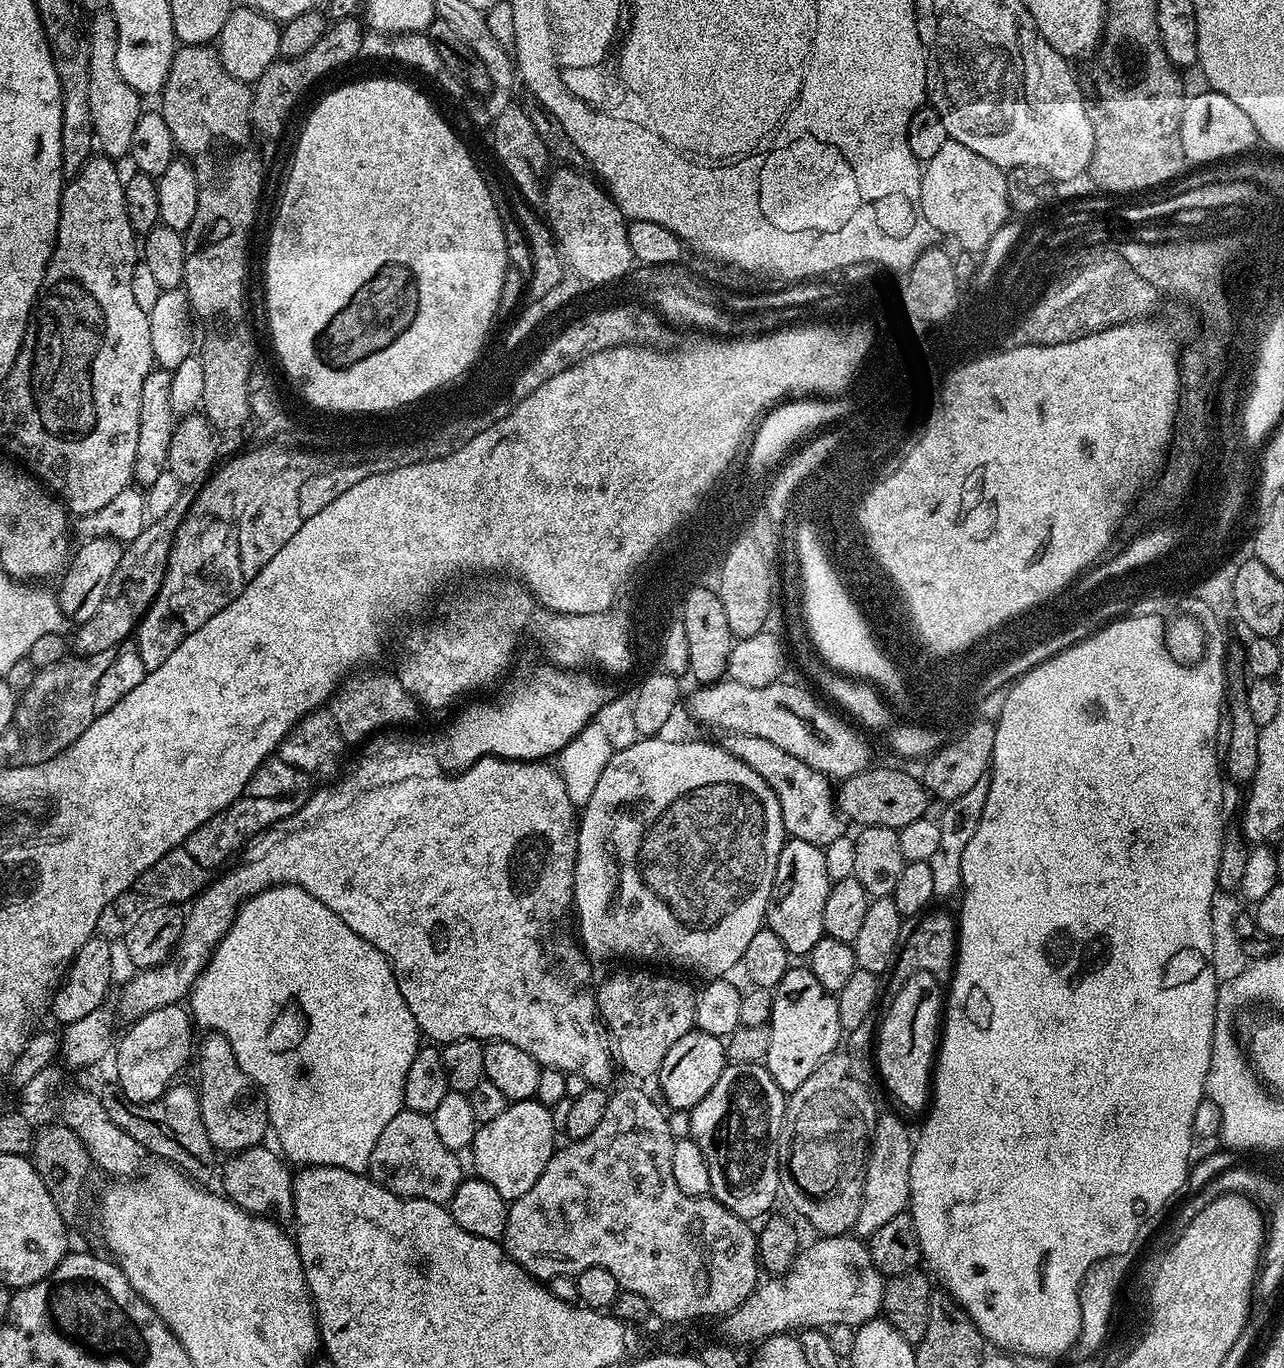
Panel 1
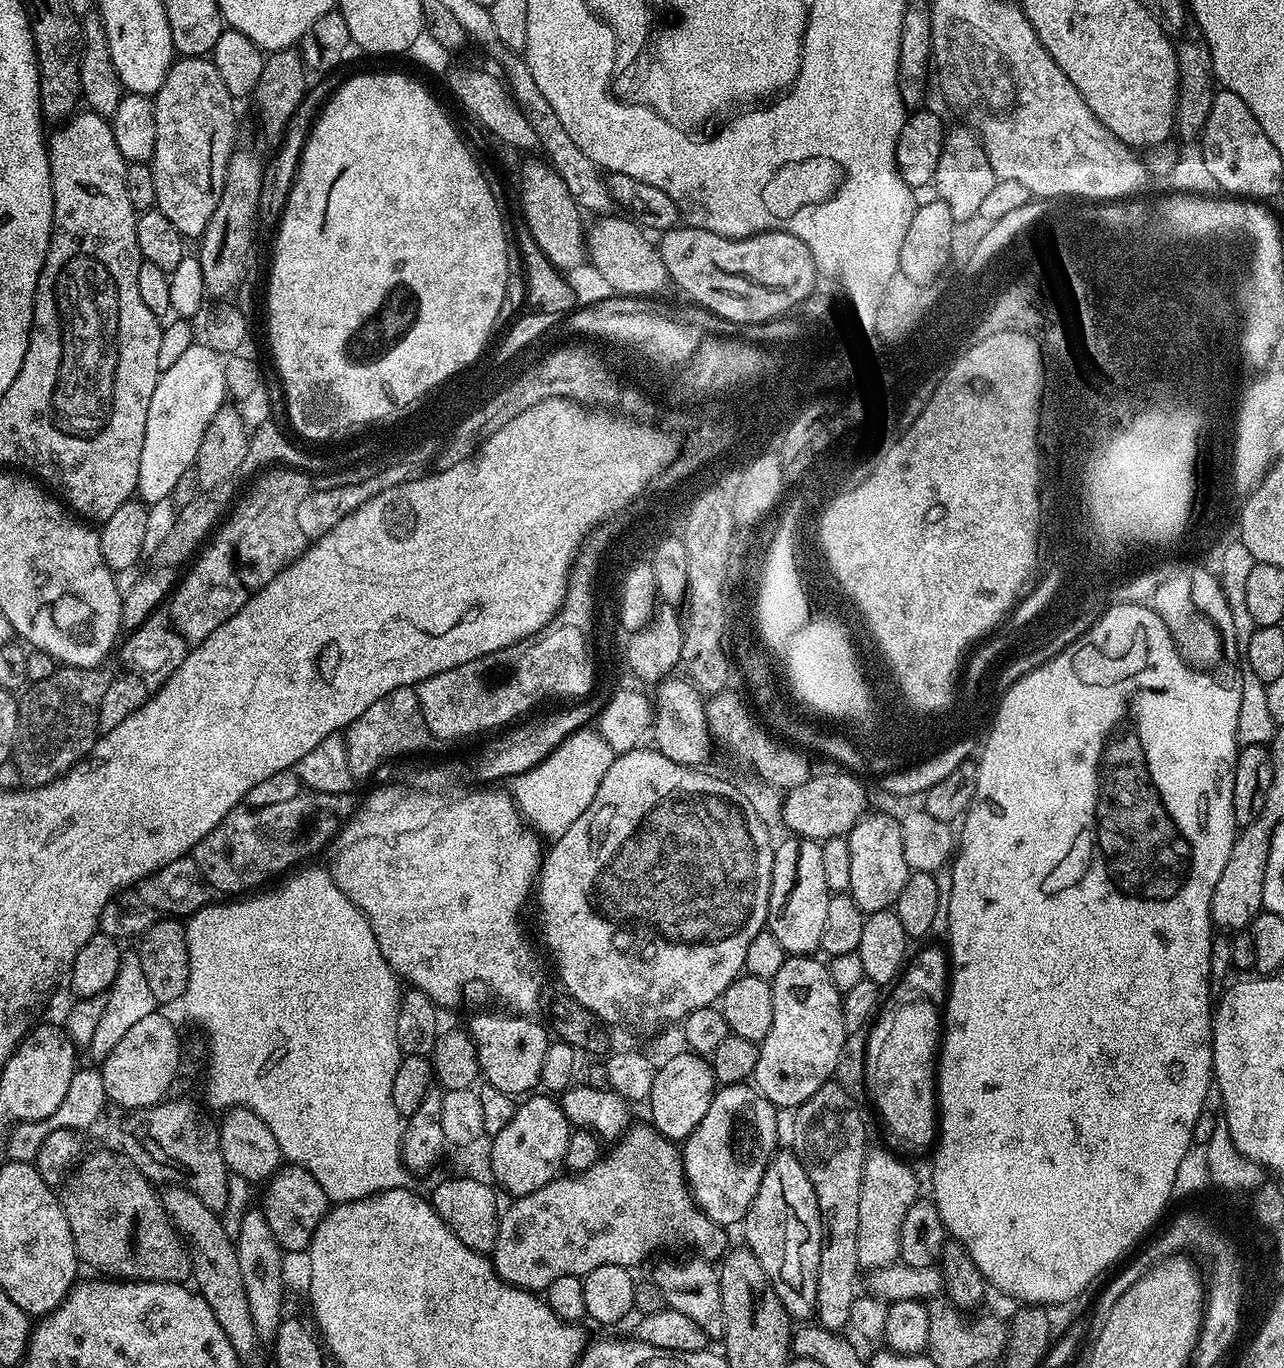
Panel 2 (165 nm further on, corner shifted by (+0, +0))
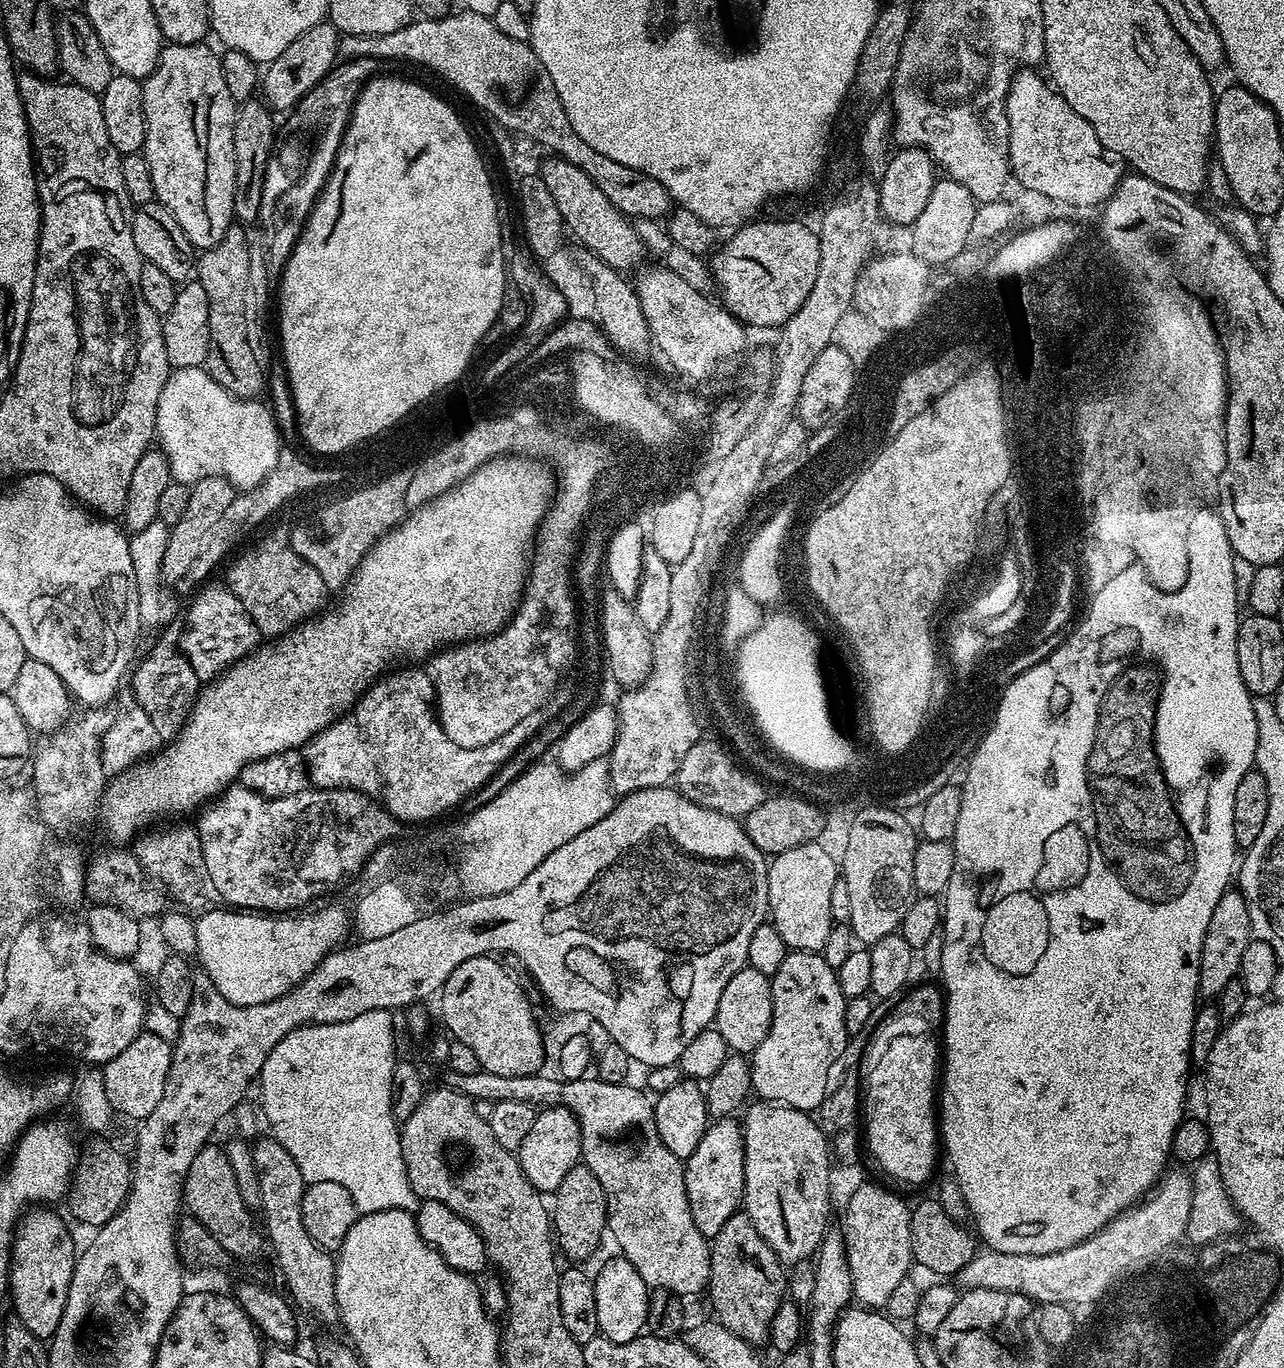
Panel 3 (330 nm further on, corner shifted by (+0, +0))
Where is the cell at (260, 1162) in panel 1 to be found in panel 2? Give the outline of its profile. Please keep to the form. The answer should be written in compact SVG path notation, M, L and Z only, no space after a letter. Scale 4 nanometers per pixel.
M295 1166L281 1167L280 1171L275 1172L271 1180L267 1181L265 1188L268 1189L264 1192L262 1209L273 1230L274 1238L285 1253L303 1253L310 1246L318 1226L328 1212L330 1201L327 1194L322 1190L322 1186L318 1186L314 1174Z

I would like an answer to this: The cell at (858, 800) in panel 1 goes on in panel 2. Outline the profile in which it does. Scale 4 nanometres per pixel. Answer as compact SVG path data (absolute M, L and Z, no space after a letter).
M831 770L825 776L809 775L802 786L787 789L784 800L784 824L796 838L823 842L835 836L847 837L848 831L869 811L868 792L855 775Z

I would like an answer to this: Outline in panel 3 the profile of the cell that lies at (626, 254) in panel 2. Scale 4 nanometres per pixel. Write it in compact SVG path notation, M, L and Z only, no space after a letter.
M657 266L643 272L639 273L640 281L635 281L634 287L658 352L660 348L661 354L692 382L708 376L708 372L716 372L740 348L746 336L745 325L723 303L715 304L711 295L694 290L668 268Z

